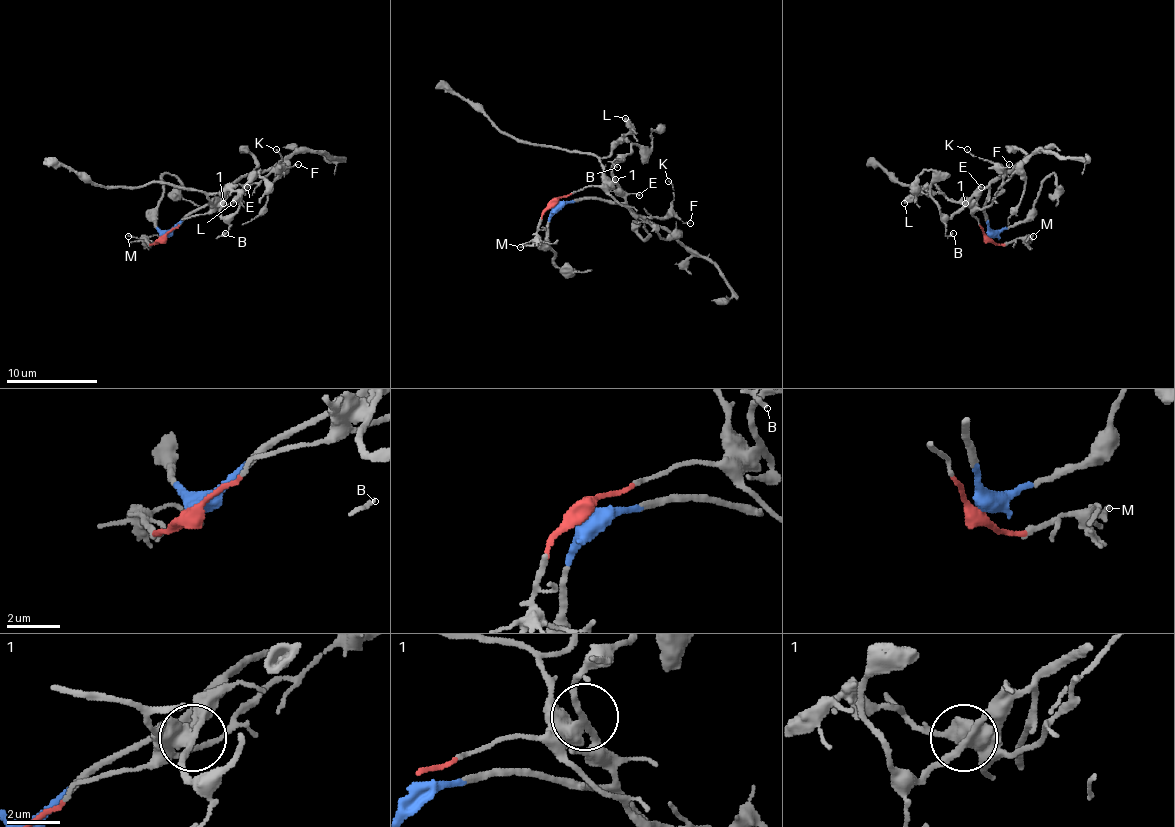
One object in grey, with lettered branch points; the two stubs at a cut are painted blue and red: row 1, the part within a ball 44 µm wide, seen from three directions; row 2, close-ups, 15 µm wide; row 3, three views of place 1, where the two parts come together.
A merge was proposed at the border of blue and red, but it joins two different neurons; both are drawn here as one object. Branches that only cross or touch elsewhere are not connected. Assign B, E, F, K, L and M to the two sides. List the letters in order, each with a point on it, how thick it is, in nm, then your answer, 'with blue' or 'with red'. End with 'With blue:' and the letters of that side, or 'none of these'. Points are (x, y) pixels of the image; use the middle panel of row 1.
B: place (617, 167); calibre 150 nm; with blue
E: place (639, 195); calibre 130 nm; with blue
F: place (690, 223); calibre 110 nm; with red
K: place (668, 181); calibre 90 nm; with red
L: place (625, 118); calibre 440 nm; with red
M: place (520, 247); calibre 100 nm; with red
With blue: B, E

